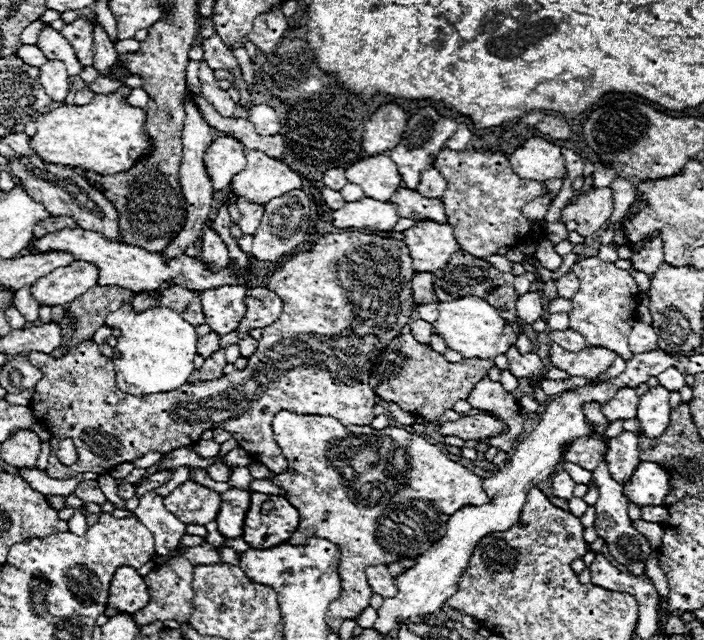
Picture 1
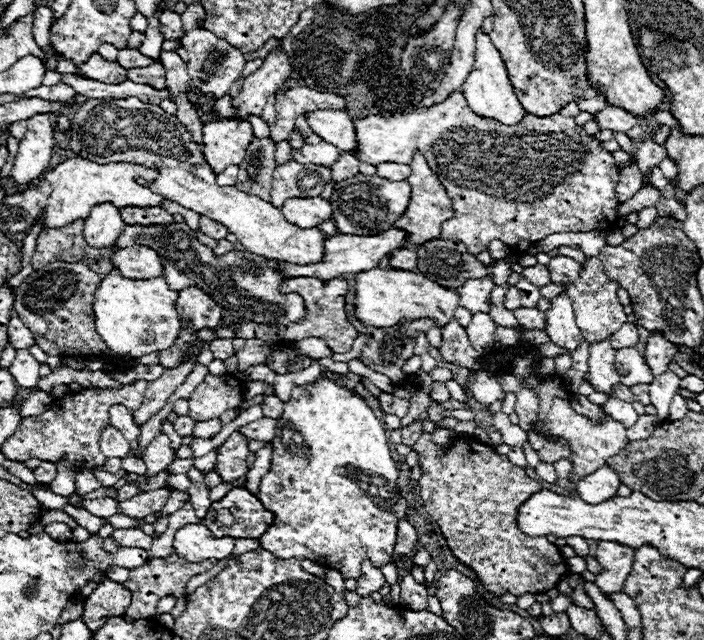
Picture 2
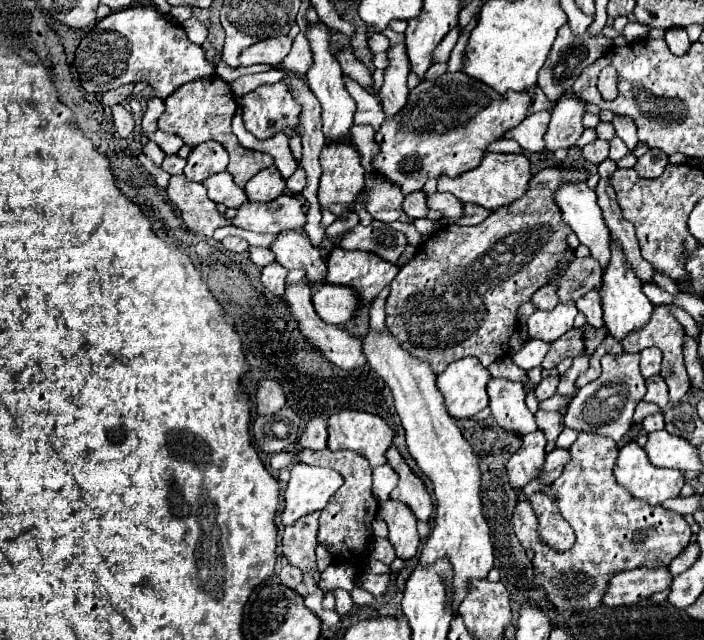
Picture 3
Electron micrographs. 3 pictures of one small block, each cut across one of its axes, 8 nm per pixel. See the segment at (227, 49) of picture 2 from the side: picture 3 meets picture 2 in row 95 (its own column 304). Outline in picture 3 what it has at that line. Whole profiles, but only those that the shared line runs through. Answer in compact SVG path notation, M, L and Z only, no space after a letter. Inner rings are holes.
M280 194L272 202L246 202L240 206L236 218L232 220L234 226L252 230L252 232L266 232L274 234L298 230L298 226L306 224L306 210L302 200L294 194Z

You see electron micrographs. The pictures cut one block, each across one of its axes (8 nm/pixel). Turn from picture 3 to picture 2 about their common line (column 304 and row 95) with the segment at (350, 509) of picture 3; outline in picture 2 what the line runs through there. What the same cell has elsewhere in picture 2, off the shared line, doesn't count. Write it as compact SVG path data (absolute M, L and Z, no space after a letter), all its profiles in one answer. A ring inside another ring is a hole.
M452 92L444 104L428 108L424 112L416 110L412 114L380 116L370 114L354 120L358 148L352 152L360 162L382 164L382 162L406 162L410 164L412 154L420 150L428 160L430 168L436 172L444 190L452 198L454 216L442 224L444 240L462 242L468 252L478 254L488 248L488 244L498 238L512 252L526 252L534 242L544 240L556 232L590 232L590 230L610 230L618 220L618 198L614 186L618 184L616 160L610 152L600 146L596 136L586 134L586 130L574 124L574 118L552 114L534 116L526 114L518 124L506 126L502 122L482 118L470 110L462 92Z

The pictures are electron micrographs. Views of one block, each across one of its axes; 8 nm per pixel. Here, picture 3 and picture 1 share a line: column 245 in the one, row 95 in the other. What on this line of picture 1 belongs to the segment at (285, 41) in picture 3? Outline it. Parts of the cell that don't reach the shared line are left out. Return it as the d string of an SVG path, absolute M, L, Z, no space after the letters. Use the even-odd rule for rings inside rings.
M48 60L48 64L40 68L40 82L54 100L62 102L68 94L68 74L66 74L64 62Z

